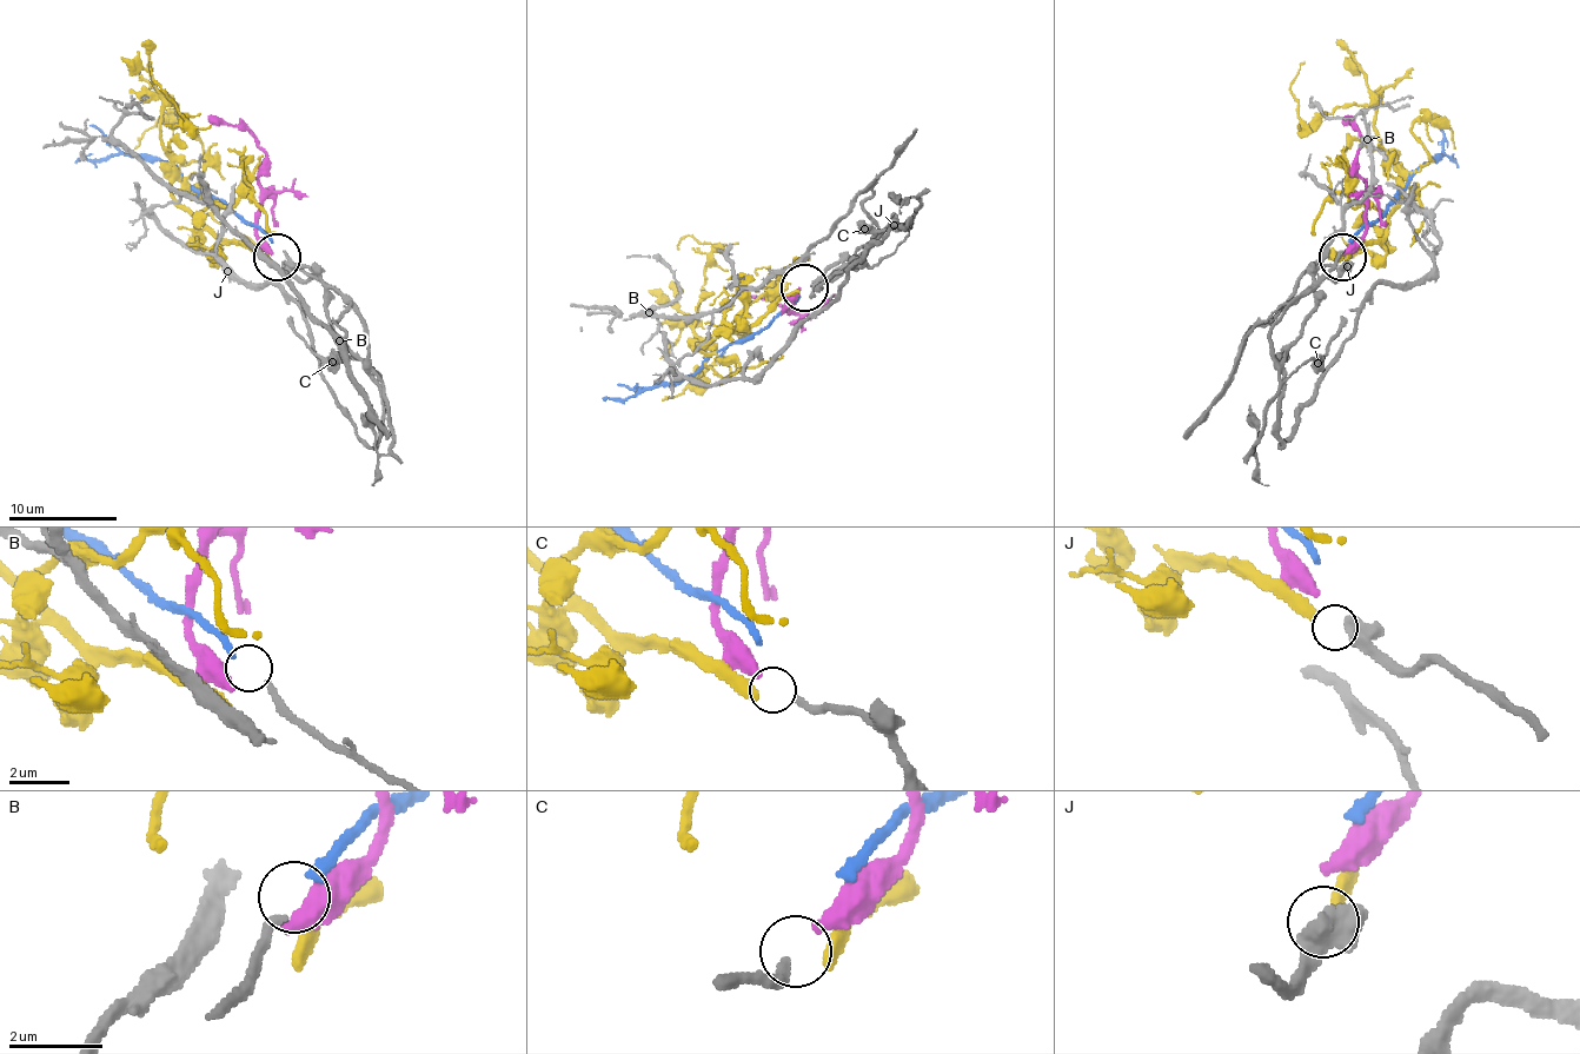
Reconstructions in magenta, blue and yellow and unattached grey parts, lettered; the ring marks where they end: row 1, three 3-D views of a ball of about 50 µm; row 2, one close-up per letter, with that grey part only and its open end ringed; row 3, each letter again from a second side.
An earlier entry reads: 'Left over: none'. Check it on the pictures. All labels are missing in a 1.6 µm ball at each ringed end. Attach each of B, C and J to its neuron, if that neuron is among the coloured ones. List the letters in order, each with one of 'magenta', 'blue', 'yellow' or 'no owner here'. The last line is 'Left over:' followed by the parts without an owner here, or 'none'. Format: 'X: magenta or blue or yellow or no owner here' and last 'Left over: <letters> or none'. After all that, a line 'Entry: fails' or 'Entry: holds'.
B: blue
C: magenta
J: yellow
Left over: none
Entry: holds

